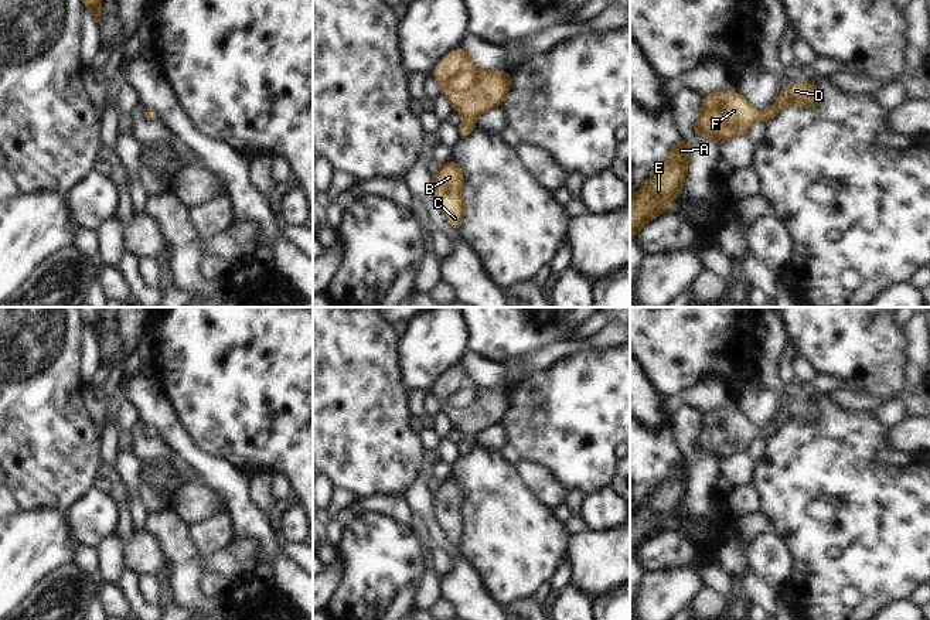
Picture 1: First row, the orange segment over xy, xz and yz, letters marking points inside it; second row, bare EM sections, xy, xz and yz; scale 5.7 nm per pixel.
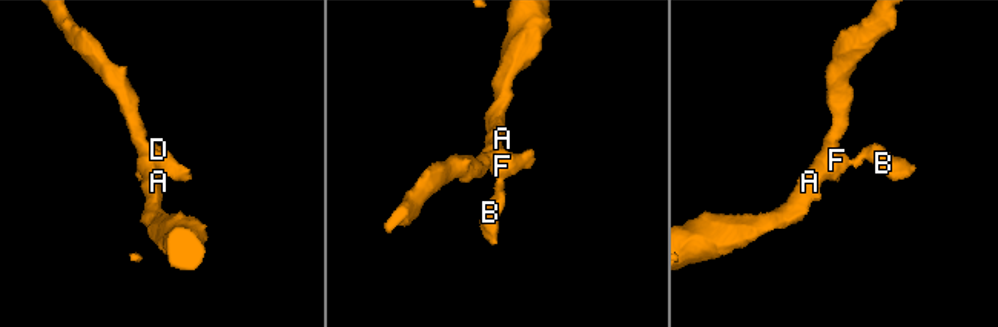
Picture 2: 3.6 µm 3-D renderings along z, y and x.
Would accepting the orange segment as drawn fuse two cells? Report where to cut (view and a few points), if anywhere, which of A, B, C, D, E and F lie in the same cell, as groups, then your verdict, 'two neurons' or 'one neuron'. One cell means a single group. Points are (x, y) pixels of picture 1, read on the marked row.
no cut; A B C D E F; one neuron

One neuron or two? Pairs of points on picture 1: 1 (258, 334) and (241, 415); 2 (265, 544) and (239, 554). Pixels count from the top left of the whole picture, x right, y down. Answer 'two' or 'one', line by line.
1: one
2: two

